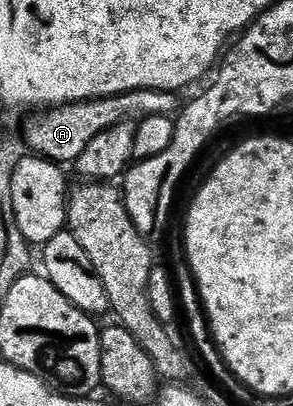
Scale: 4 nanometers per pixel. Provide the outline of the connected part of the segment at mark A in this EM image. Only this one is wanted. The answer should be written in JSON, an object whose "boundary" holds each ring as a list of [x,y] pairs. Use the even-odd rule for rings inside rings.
{"boundary":[[[133,89],[131,93],[118,93],[115,97],[99,97],[97,101],[75,101],[73,105],[56,105],[45,111],[34,111],[26,121],[24,138],[35,154],[55,163],[73,163],[104,131],[121,121],[143,117],[168,117],[180,109],[179,94],[168,89]]]}

